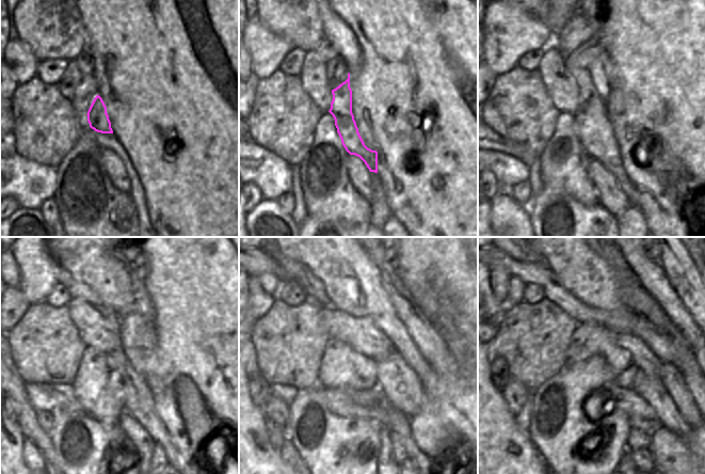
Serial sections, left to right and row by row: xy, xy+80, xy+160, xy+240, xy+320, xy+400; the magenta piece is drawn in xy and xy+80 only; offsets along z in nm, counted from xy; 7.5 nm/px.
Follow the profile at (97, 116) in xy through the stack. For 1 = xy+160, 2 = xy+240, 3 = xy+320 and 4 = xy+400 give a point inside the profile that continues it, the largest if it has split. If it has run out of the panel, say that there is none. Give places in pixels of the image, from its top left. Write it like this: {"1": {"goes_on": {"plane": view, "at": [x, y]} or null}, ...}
{"1": {"goes_on": {"plane": "xy+160", "at": [595, 132]}}, "2": {"goes_on": {"plane": "xy+240", "at": [139, 399]}}, "3": {"goes_on": {"plane": "xy+320", "at": [286, 269]}}, "4": {"goes_on": {"plane": "xy+400", "at": [531, 272]}}}

